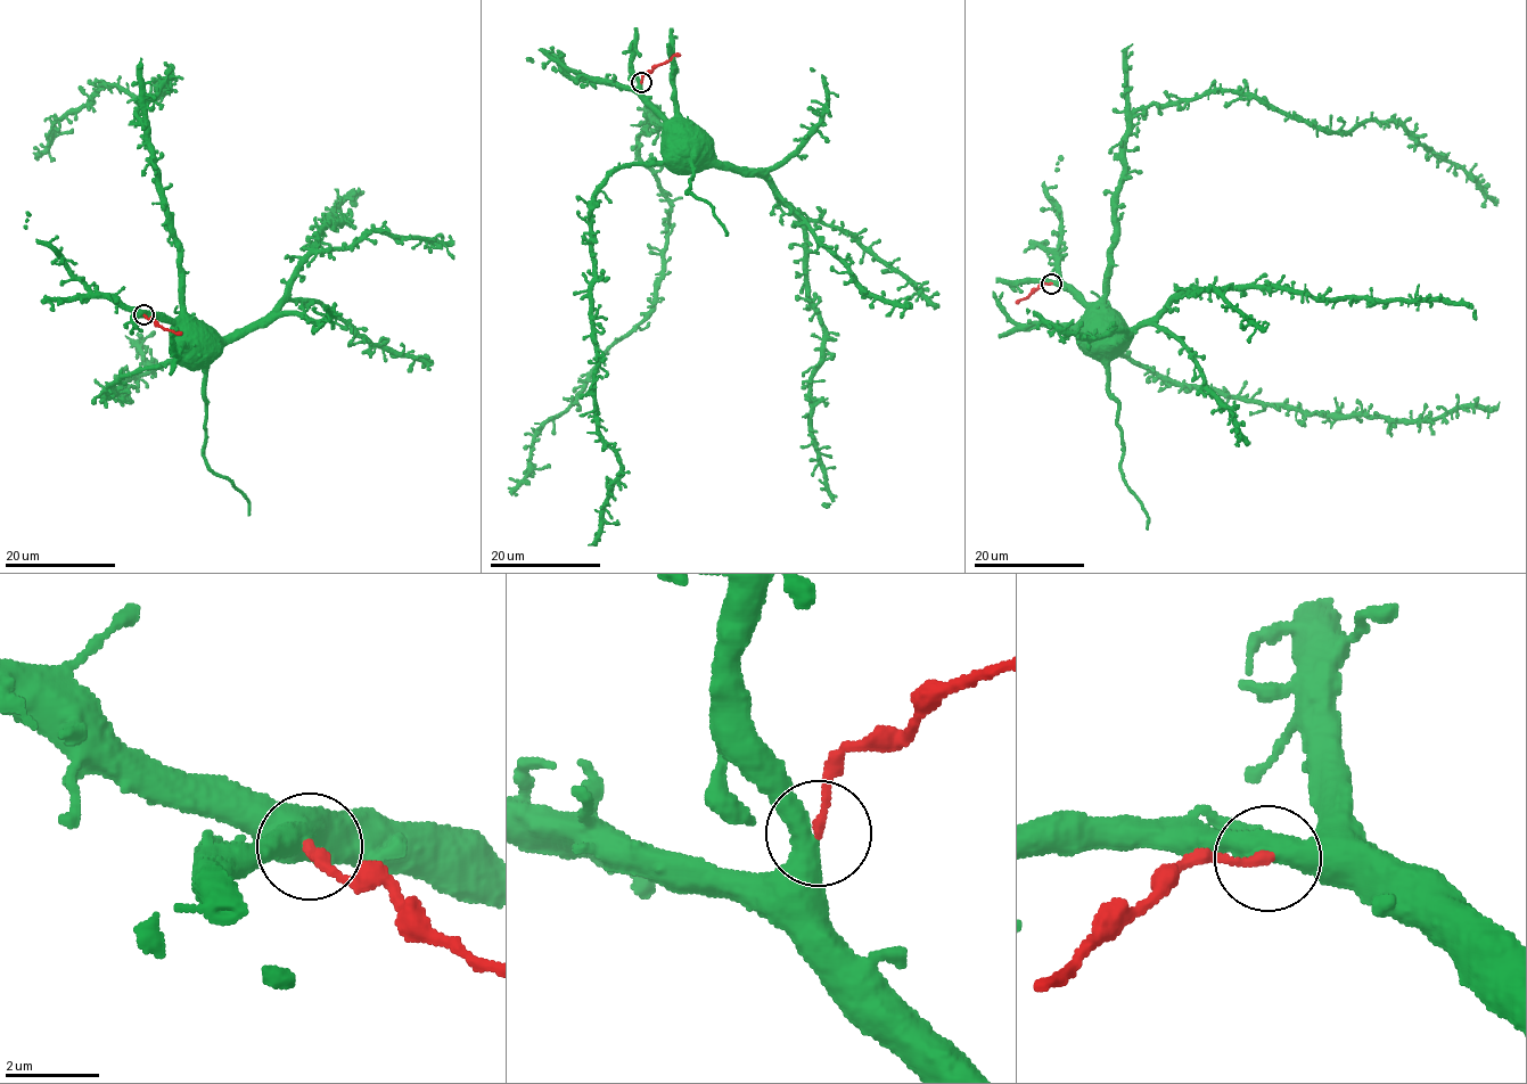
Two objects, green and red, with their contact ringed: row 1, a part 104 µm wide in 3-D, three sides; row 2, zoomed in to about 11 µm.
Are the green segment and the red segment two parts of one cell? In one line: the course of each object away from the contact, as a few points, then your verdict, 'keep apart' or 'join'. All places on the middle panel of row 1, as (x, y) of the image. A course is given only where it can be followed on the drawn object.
green via (641, 83), (641, 91), (678, 133) | red via (641, 82), (645, 73), (680, 55) | keep apart

